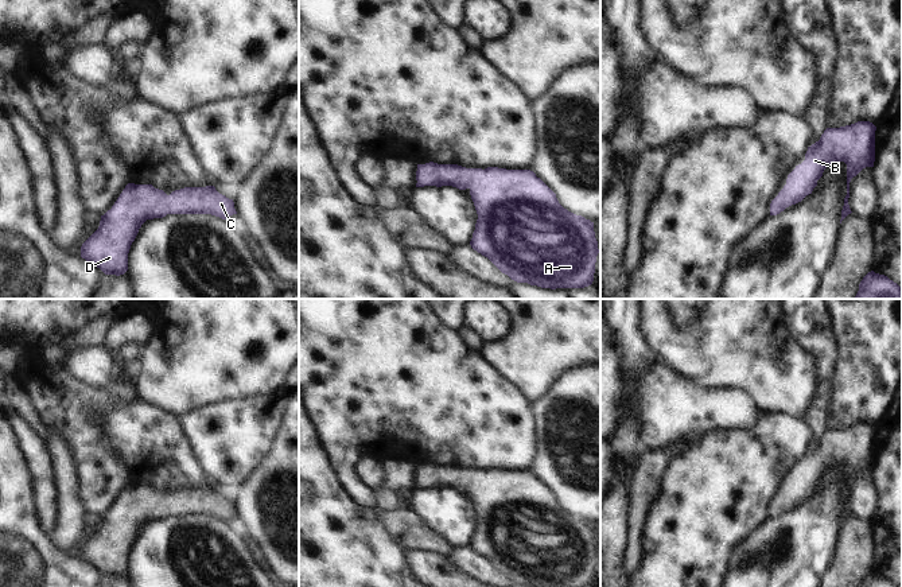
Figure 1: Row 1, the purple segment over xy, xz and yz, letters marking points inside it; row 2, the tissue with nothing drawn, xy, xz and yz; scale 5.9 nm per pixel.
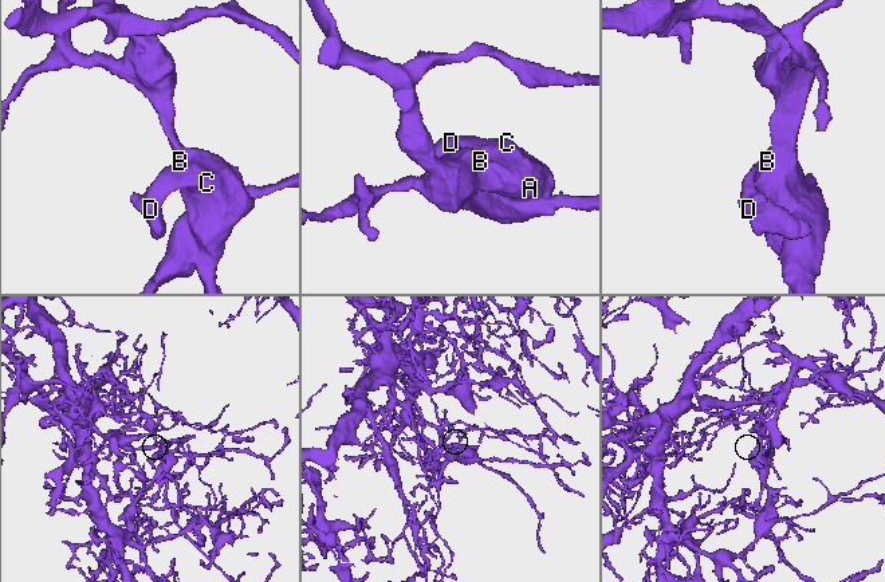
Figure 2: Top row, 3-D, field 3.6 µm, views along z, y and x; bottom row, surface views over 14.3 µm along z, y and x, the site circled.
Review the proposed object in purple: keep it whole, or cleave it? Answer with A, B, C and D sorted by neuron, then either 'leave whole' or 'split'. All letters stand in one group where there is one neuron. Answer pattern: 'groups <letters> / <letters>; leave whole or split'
groups A B C D; leave whole

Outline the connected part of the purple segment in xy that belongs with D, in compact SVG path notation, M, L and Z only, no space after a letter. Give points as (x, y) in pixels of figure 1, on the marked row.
M128 183L110 210L101 215L98 229L82 244L81 257L105 275L124 275L128 271L128 253L139 229L147 219L167 214L211 214L226 219L237 214L233 199L219 194L214 186L184 187L167 195L152 184Z

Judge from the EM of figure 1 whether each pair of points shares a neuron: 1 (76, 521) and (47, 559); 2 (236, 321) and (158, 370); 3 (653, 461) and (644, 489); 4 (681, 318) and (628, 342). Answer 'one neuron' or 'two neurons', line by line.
1: two neurons
2: one neuron
3: one neuron
4: two neurons

